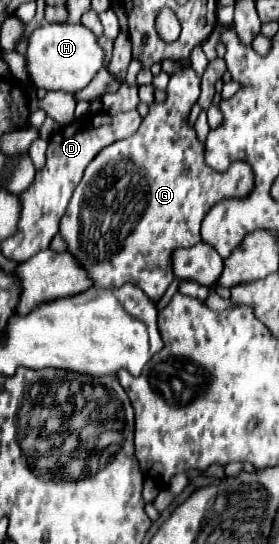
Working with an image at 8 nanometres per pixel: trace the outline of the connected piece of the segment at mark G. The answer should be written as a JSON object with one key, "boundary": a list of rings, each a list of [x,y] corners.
{"boundary":[[[181,69],[171,75],[167,99],[149,105],[149,113],[143,117],[135,135],[105,147],[85,169],[85,175],[69,201],[67,213],[61,219],[59,233],[65,237],[75,259],[89,271],[95,287],[113,289],[123,283],[135,283],[135,287],[145,291],[153,301],[159,301],[173,281],[171,253],[179,247],[193,247],[201,241],[201,221],[219,199],[249,195],[253,187],[253,171],[249,163],[232,163],[225,173],[211,171],[211,167],[203,163],[203,143],[197,139],[195,129],[187,119],[199,93],[201,77],[197,77],[193,69]]]}

